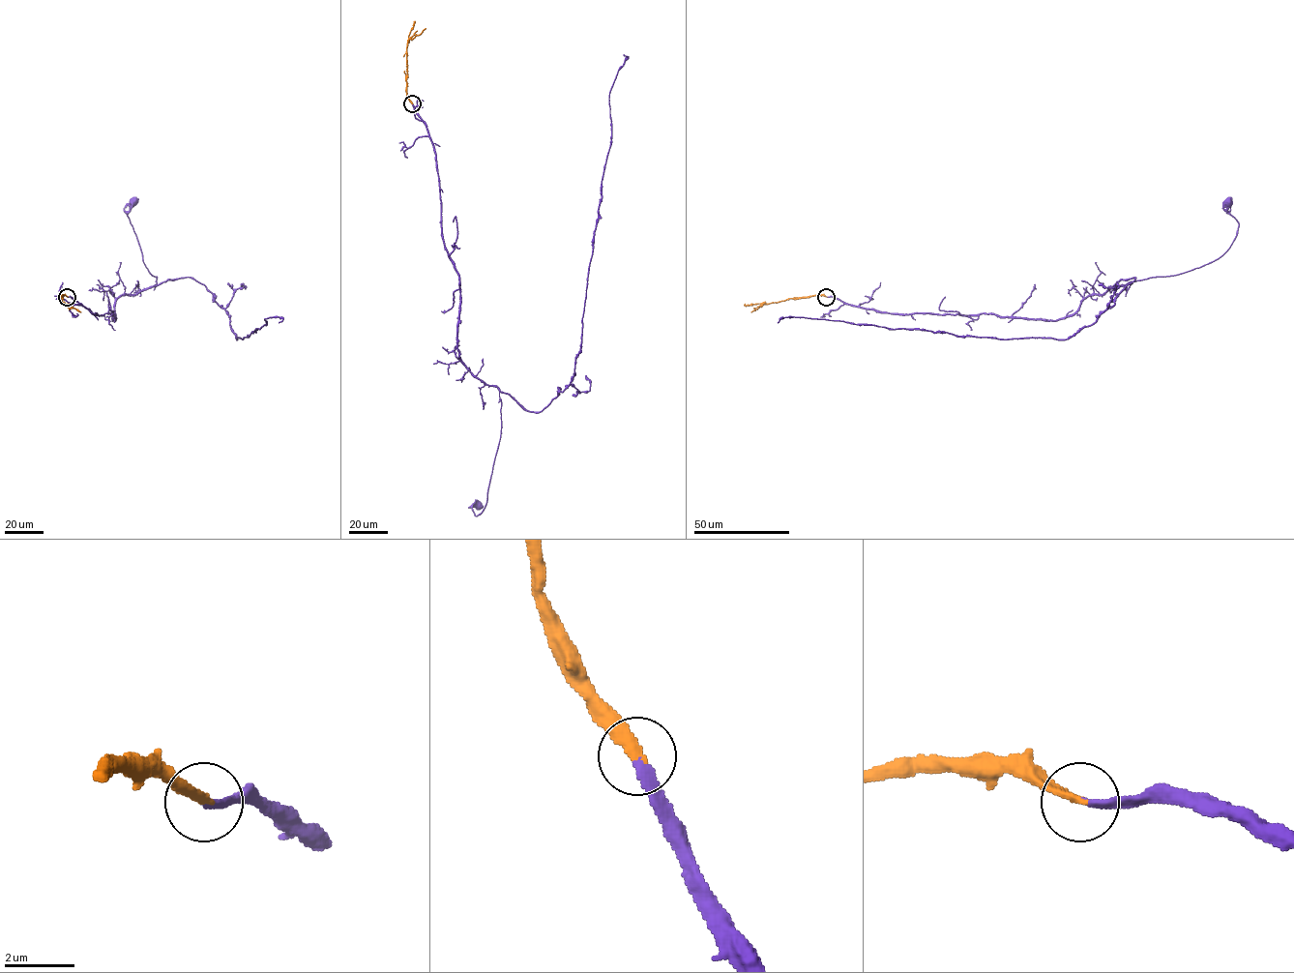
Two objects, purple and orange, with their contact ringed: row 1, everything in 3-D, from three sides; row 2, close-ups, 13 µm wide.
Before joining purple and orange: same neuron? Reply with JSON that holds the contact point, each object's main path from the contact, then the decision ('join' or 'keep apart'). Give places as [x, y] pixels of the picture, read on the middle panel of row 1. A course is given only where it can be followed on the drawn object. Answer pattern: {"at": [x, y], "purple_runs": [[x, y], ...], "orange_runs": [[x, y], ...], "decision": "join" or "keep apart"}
{"at": [412, 103], "purple_runs": [[412, 103], [433, 145], [442, 238], [458, 277], [458, 358], [501, 401], [500, 439], [479, 505]], "orange_runs": [[412, 103], [406, 94], [407, 41], [426, 28]], "decision": "join"}

